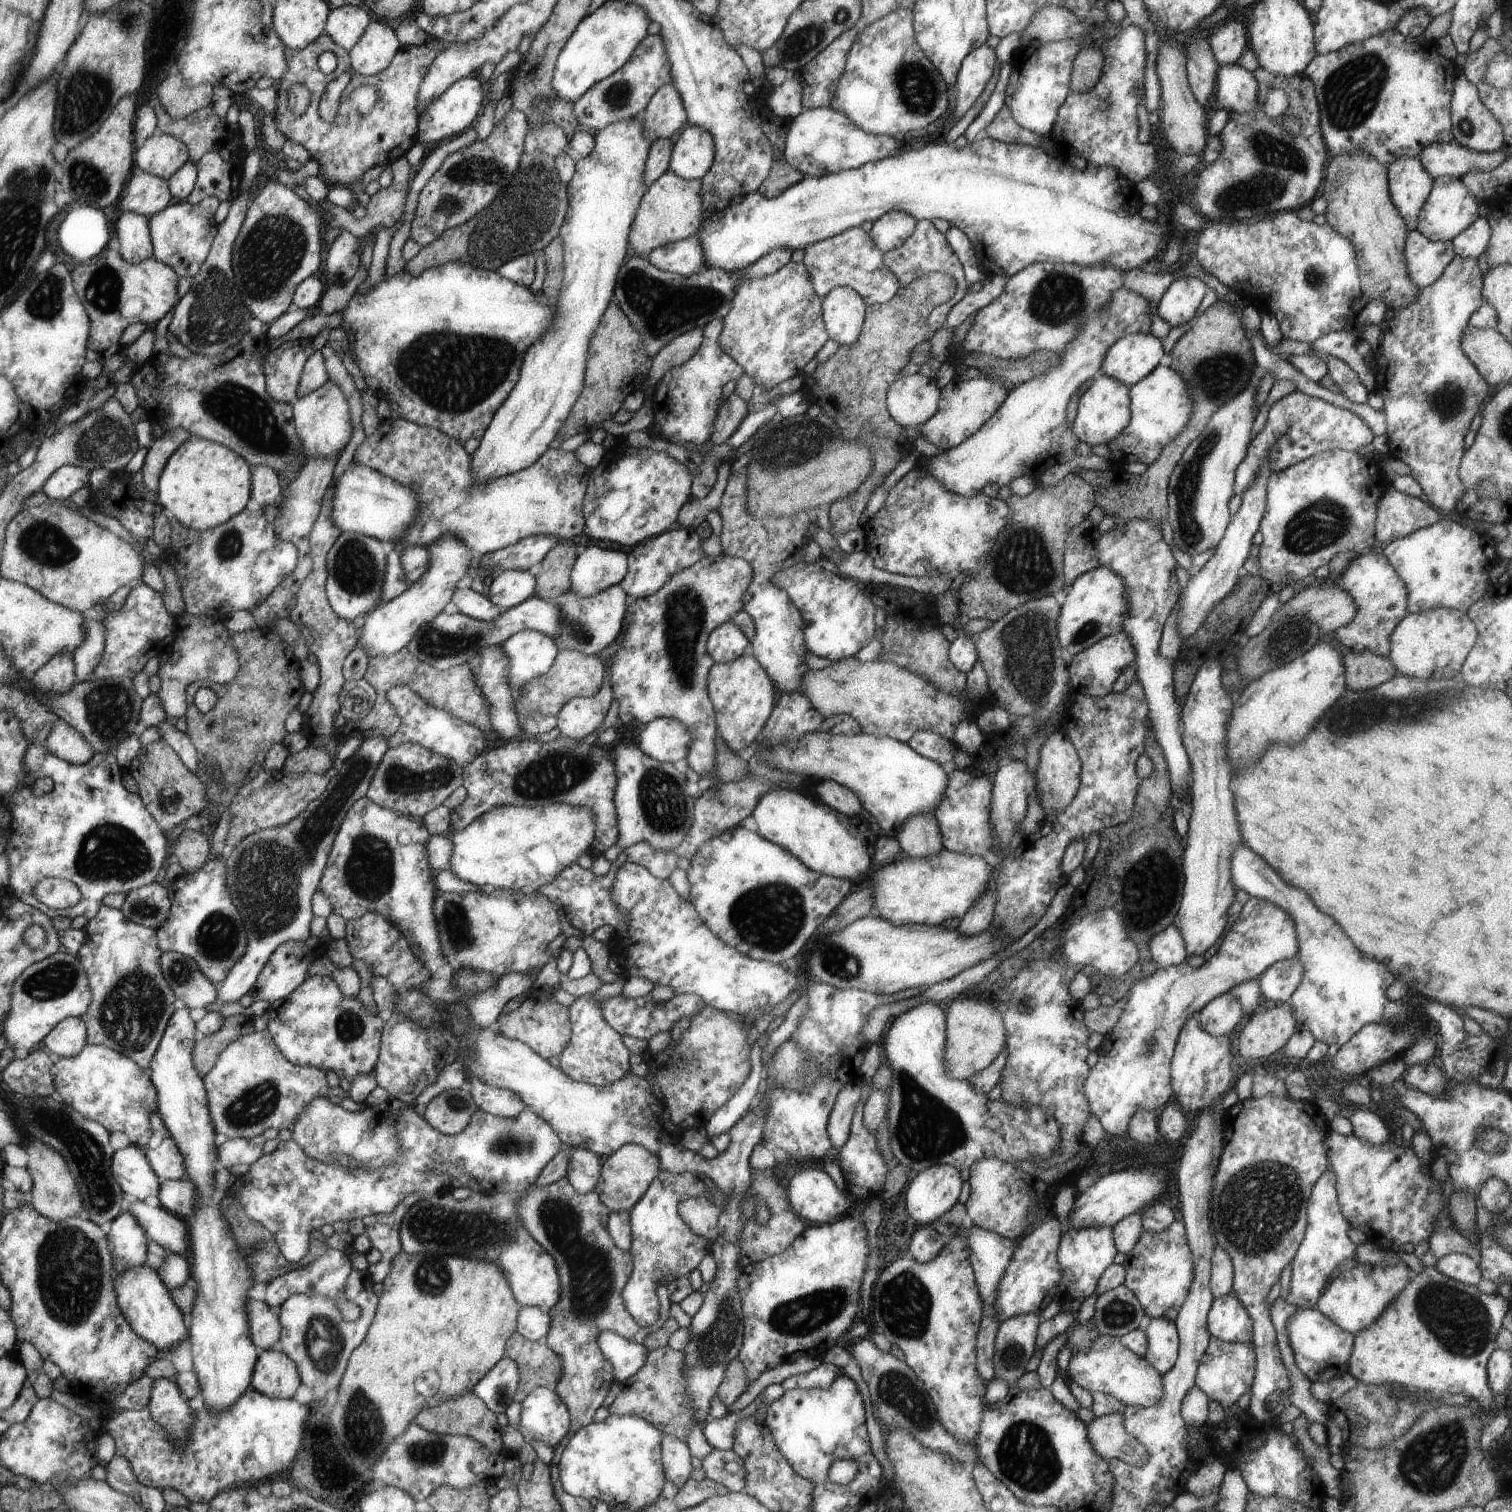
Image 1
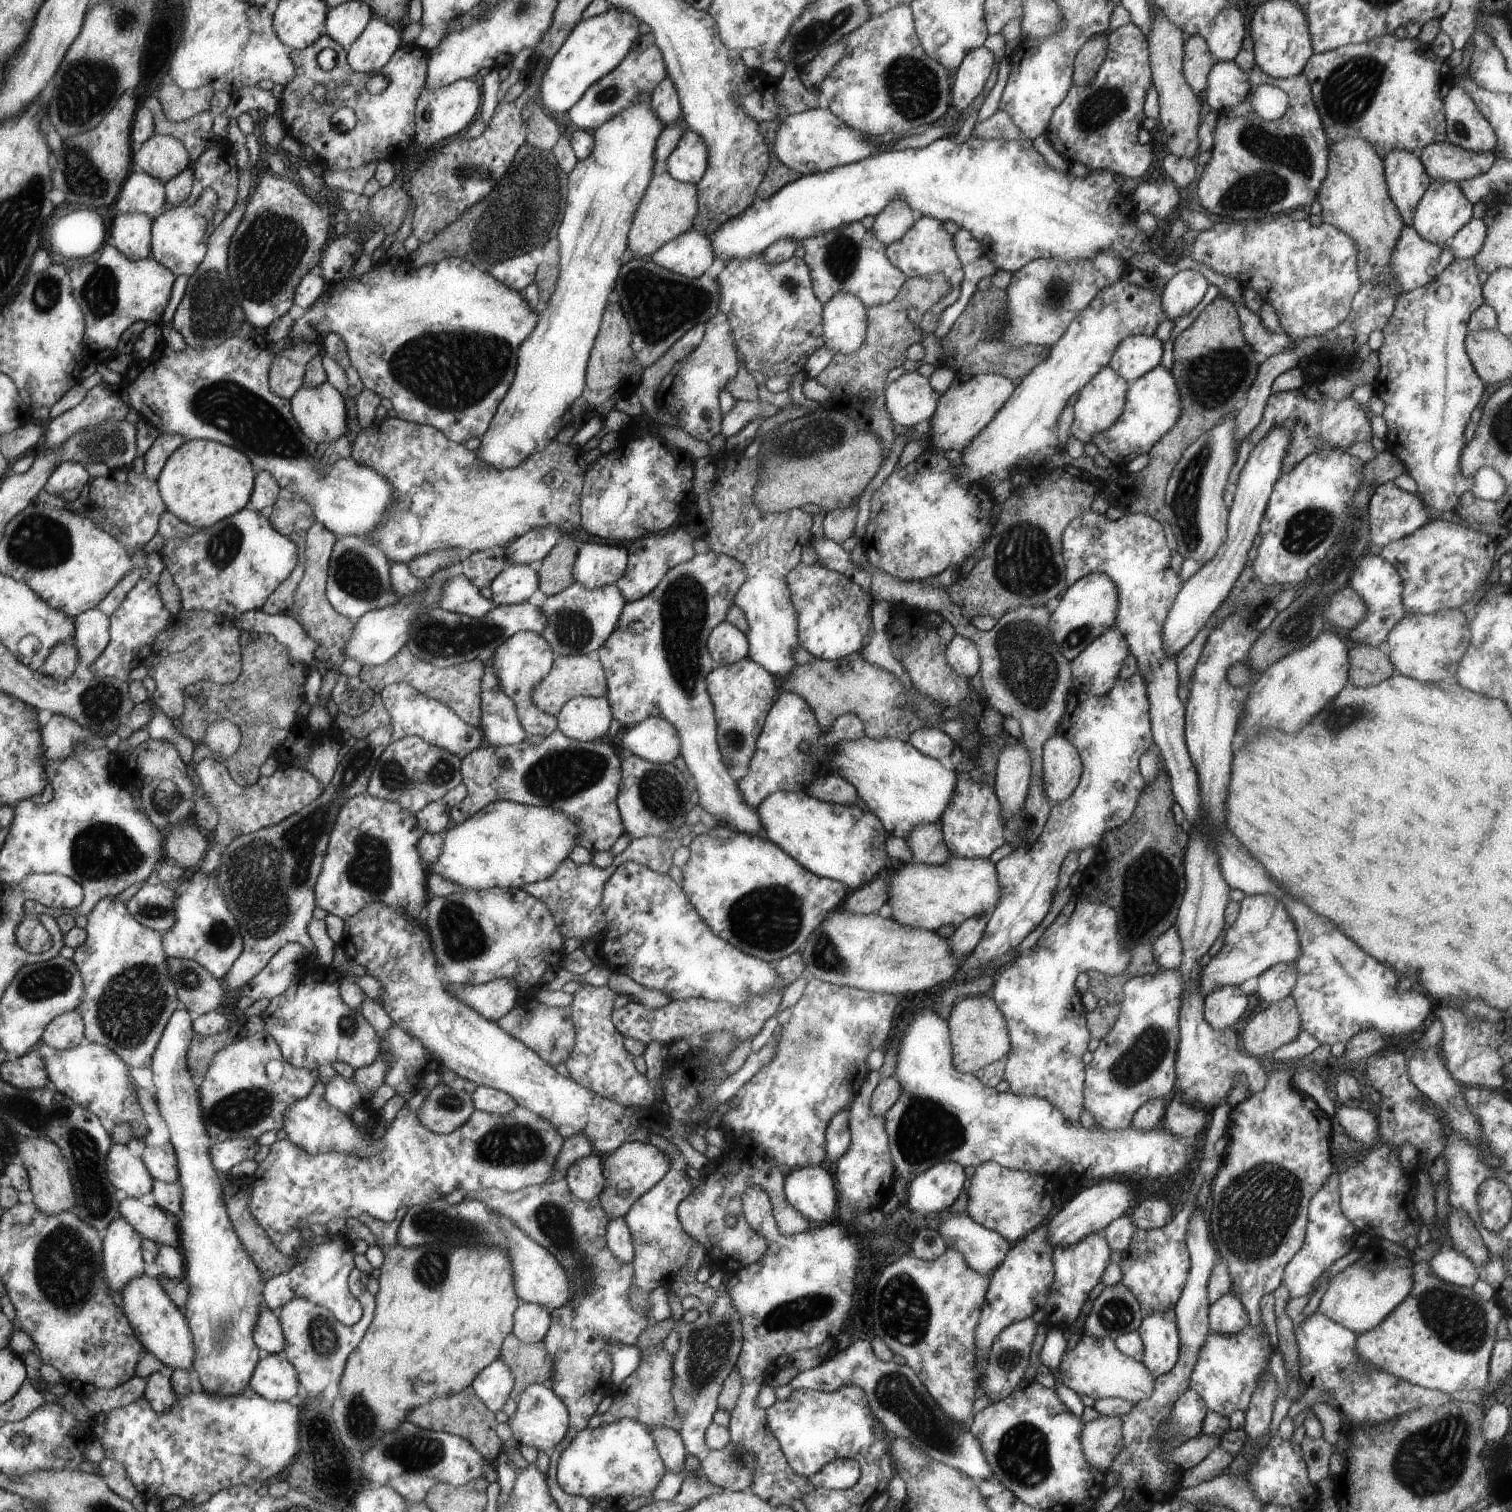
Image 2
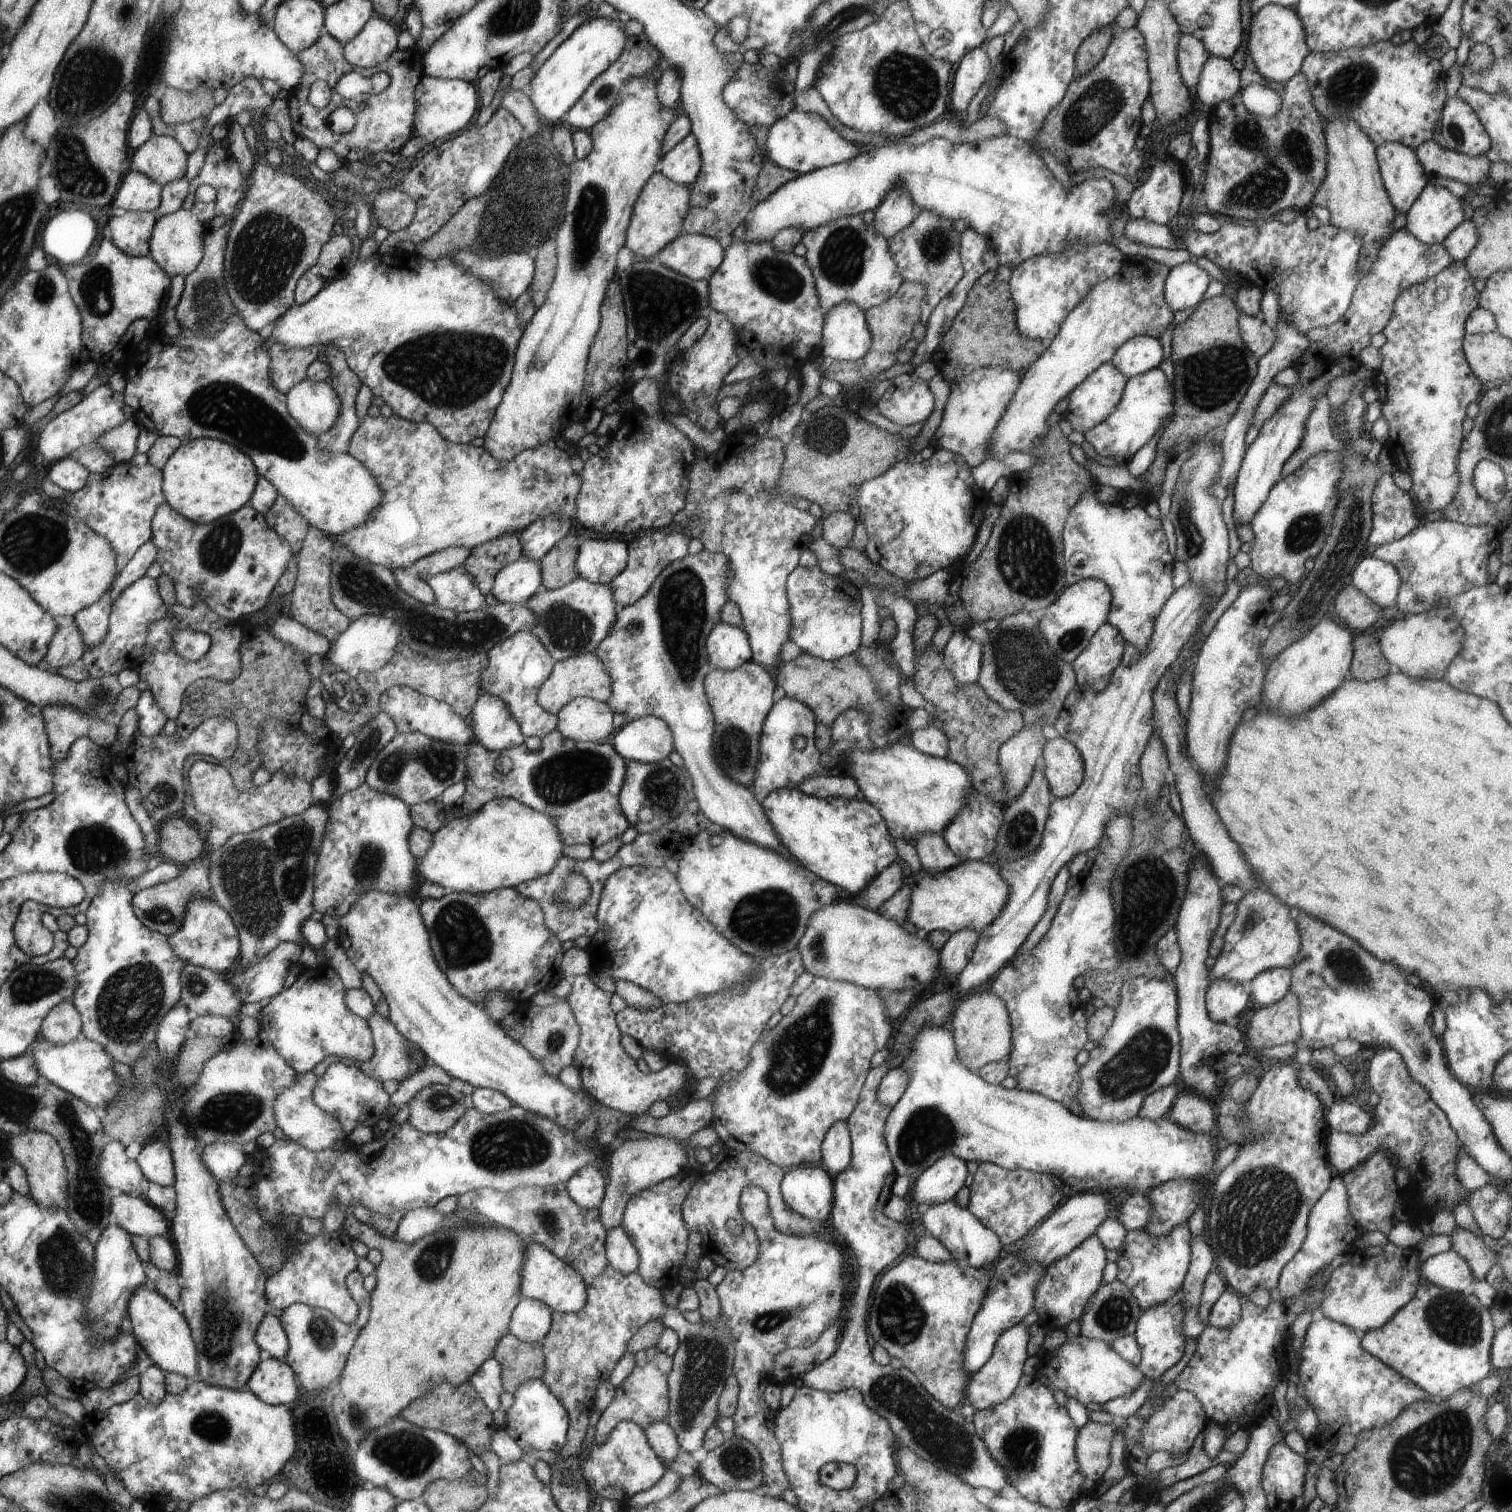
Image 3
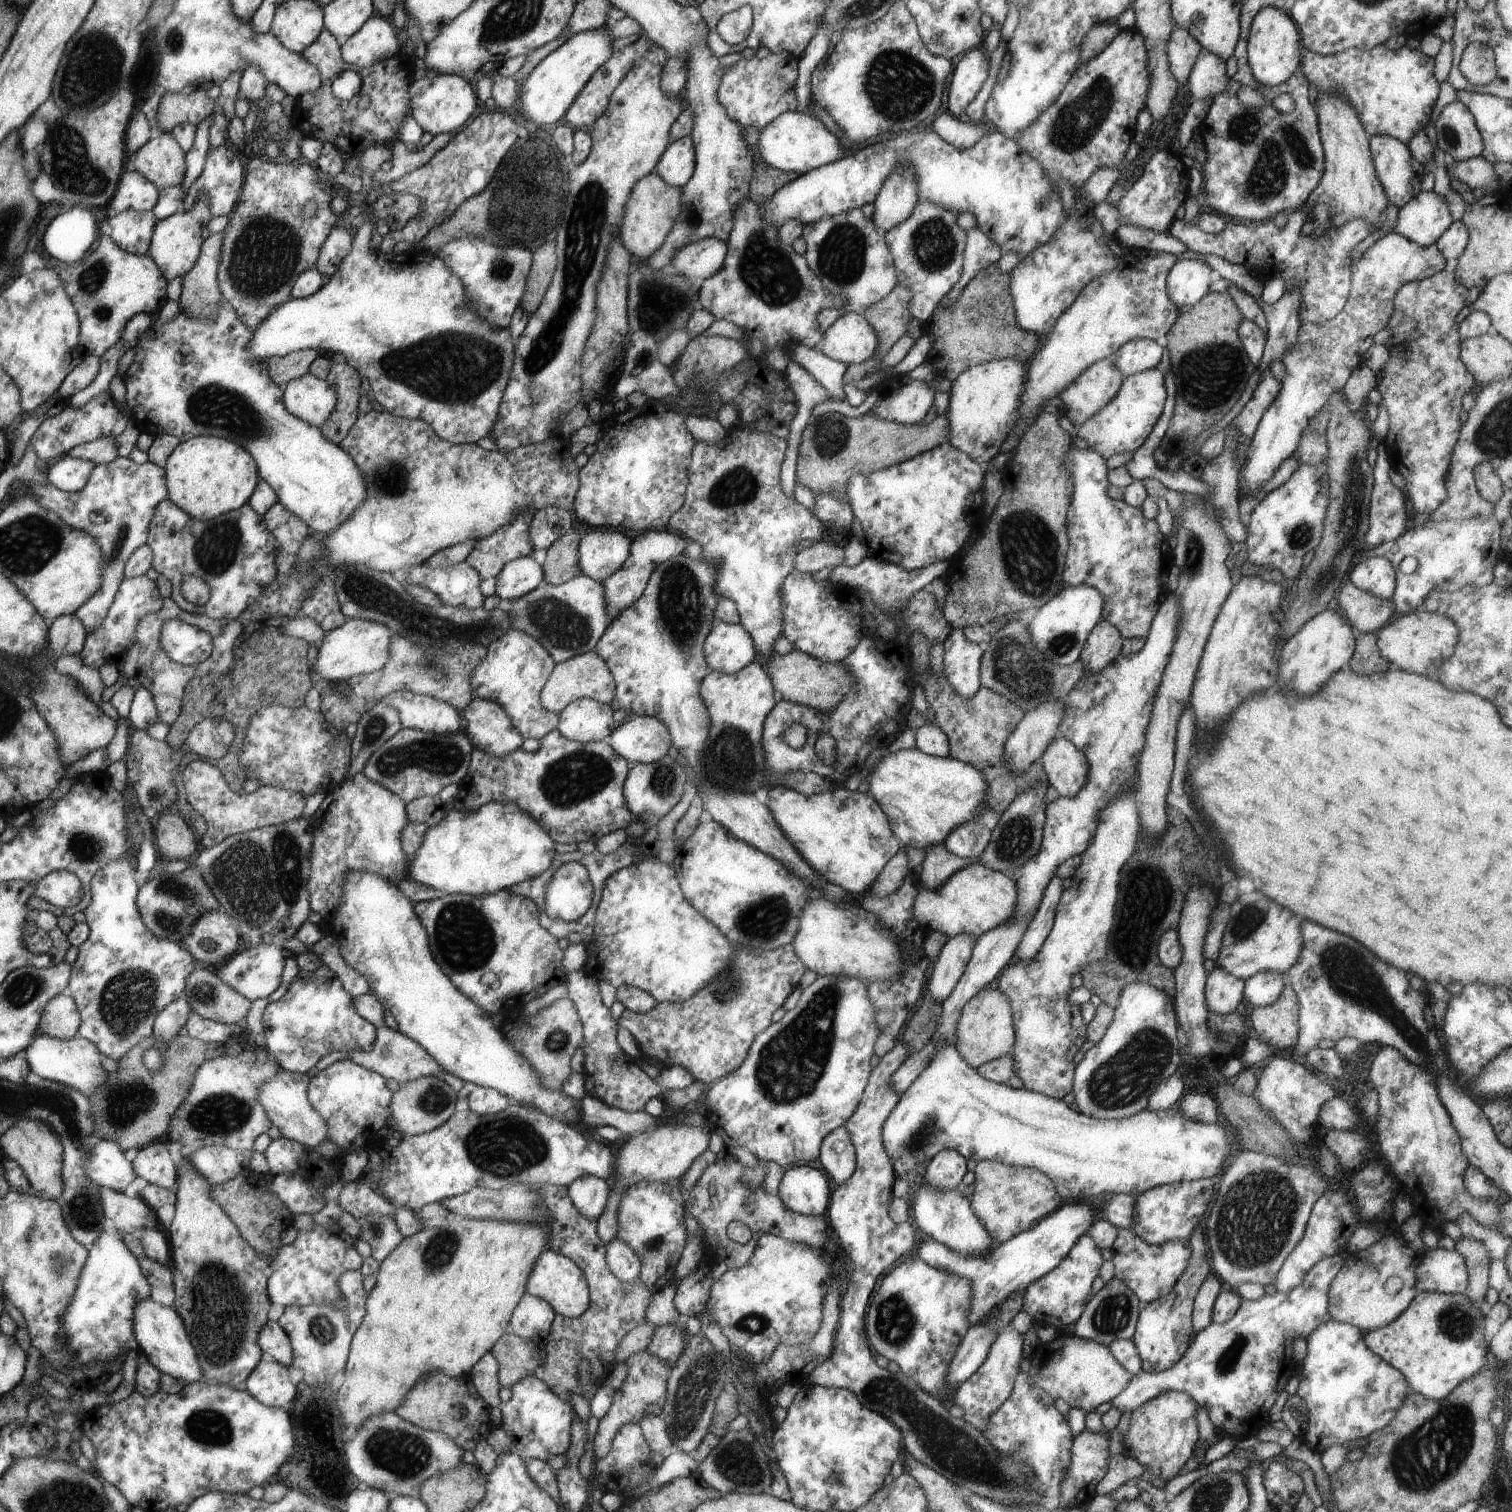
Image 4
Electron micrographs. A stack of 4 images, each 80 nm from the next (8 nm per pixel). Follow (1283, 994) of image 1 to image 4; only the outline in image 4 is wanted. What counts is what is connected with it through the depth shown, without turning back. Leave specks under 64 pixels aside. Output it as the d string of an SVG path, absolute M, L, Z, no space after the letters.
M1260 971L1245 980L1244 996L1255 1006L1268 1006L1280 998L1286 982L1283 973Z

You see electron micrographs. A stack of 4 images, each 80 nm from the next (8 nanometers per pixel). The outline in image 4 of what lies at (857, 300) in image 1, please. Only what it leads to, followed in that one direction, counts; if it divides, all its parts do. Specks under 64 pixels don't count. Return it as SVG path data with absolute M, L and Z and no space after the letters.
M847 312L836 319L824 332L823 342L818 348L823 355L845 365L860 364L875 354L879 346L878 334L871 327L871 323L861 313Z

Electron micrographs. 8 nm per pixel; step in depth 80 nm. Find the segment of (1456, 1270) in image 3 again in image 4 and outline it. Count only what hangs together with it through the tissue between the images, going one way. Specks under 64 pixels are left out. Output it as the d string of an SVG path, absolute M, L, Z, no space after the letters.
M1428 1248L1420 1259L1416 1269L1418 1292L1463 1293L1468 1288L1467 1266L1456 1249Z

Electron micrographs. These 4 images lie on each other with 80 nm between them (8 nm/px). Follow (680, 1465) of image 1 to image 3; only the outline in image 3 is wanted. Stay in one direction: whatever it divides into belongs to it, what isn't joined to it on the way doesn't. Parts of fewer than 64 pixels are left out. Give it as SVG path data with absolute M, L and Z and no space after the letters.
M664 1421L653 1422L645 1429L647 1439L663 1463L668 1466L671 1462L674 1462L674 1459L683 1451L679 1443L679 1437L676 1436L675 1429L671 1428Z

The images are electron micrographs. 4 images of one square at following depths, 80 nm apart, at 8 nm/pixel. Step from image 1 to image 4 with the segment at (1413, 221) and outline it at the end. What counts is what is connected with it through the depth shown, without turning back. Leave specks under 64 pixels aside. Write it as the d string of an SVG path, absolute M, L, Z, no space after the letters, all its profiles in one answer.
M1386 135L1369 136L1369 147L1371 148L1378 180L1382 183L1390 204L1401 209L1422 191L1420 179L1426 168L1412 156L1407 144L1400 142L1400 140L1394 137Z

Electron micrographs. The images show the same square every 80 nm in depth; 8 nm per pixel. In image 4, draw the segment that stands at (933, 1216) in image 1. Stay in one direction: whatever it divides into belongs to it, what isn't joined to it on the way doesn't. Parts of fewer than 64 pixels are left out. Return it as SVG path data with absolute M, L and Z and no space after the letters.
M942 1149L928 1164L923 1182L941 1191L953 1191L962 1187L962 1178L966 1169L967 1158L954 1149Z

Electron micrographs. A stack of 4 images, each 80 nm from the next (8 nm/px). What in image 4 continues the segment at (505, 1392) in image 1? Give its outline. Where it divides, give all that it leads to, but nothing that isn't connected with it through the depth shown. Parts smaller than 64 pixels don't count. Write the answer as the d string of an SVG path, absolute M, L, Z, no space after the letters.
M488 1351L473 1368L467 1381L479 1392L492 1408L502 1402L499 1397L501 1384L498 1378L499 1364L491 1351Z

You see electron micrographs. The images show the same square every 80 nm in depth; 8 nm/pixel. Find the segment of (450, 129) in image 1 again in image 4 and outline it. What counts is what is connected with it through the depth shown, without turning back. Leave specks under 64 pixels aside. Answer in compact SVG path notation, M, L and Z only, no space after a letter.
M428 73L413 80L409 92L414 120L421 126L423 132L430 132L434 137L442 134L455 134L458 128L462 128L472 118L478 106L472 84L466 82L466 79L461 76Z

